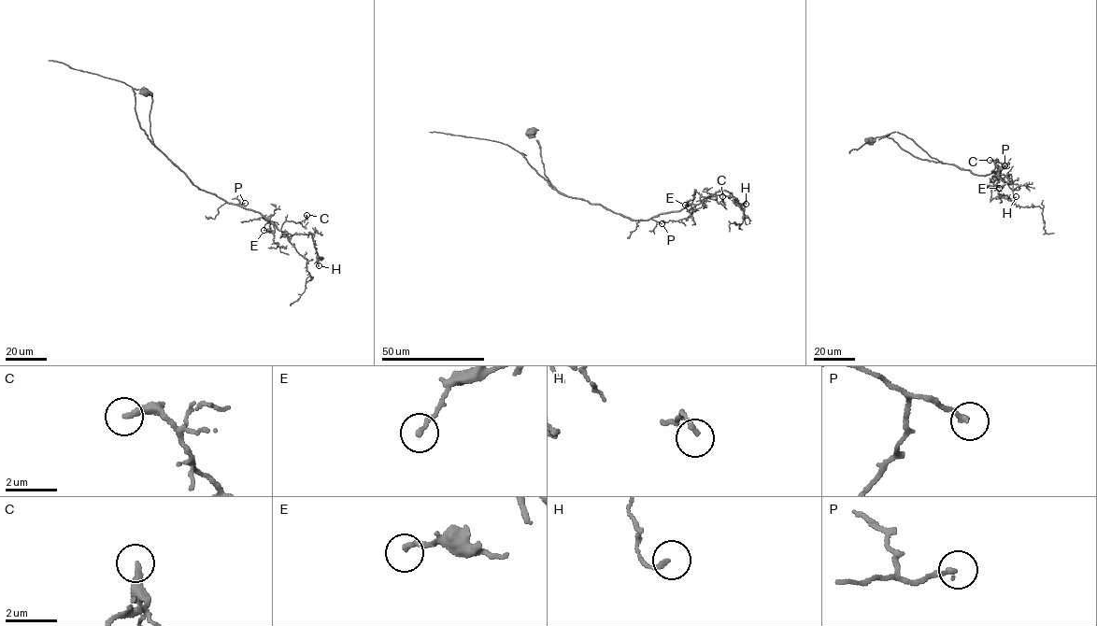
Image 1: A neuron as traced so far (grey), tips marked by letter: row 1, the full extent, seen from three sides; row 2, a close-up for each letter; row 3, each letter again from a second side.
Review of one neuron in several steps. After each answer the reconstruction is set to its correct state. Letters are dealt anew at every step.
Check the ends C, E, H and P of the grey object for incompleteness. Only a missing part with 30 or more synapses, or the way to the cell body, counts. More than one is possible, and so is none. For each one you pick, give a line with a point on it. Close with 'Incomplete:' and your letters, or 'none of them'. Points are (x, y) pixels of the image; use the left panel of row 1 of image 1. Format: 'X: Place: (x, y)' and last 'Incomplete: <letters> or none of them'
Incomplete: none of them

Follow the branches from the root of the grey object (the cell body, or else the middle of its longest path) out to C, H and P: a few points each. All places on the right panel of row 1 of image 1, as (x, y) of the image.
C: (870, 140), (898, 132), (944, 163), (980, 176), (1000, 172), (999, 181), (990, 160)
H: (870, 140), (898, 132), (944, 163), (980, 176), (1000, 172), (991, 181), (993, 175), (1018, 185), (1016, 196)
P: (870, 140), (898, 132), (911, 138), (933, 157), (980, 176), (1000, 173), (1004, 165)

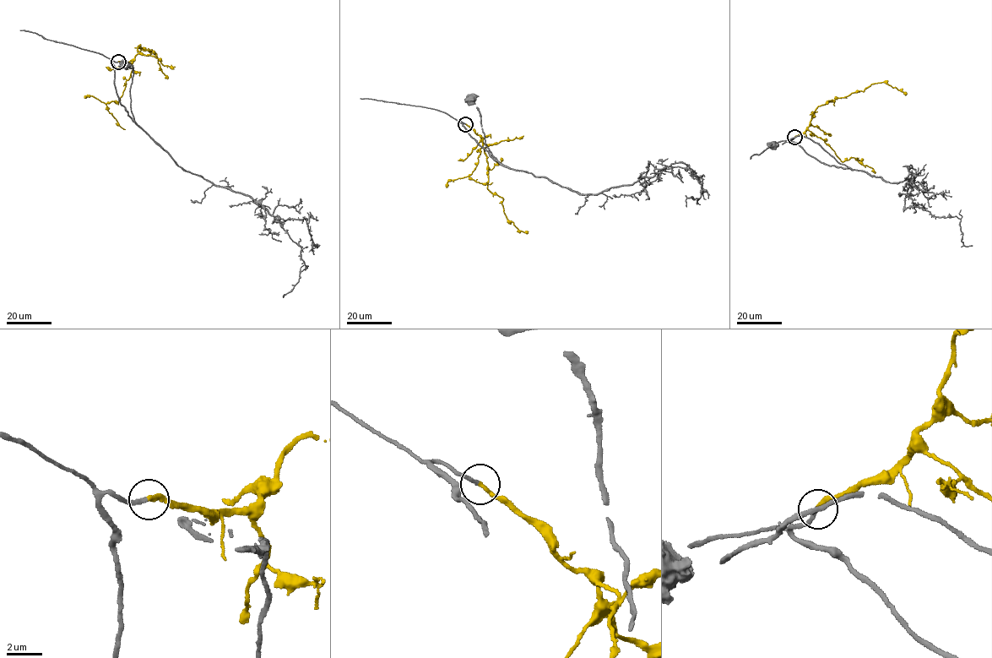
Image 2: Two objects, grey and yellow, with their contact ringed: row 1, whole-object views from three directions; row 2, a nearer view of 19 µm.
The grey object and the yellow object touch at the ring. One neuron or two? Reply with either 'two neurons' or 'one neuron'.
one neuron

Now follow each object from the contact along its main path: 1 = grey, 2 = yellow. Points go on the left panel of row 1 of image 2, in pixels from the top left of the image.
1: (118, 62), (112, 62), (116, 92), (132, 120), (130, 92), (133, 67), (129, 67), (127, 62), (124, 63)
2: (118, 62), (130, 62), (140, 52), (138, 46), (145, 48), (150, 53), (151, 50), (167, 78)

